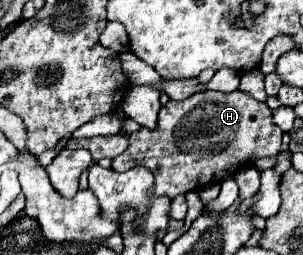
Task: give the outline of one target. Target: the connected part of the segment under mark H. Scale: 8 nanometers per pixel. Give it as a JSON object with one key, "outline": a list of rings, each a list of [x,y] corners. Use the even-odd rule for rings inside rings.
{"outline":[[[197,92],[181,102],[169,100],[157,120],[157,128],[149,134],[147,128],[141,128],[129,134],[129,148],[113,158],[111,168],[117,172],[125,172],[133,166],[147,166],[155,176],[155,192],[167,194],[171,198],[185,194],[187,190],[201,190],[211,184],[219,184],[227,178],[233,178],[241,168],[253,166],[261,158],[277,156],[281,150],[281,128],[273,124],[271,110],[265,102],[253,100],[247,94],[235,92]]]}

